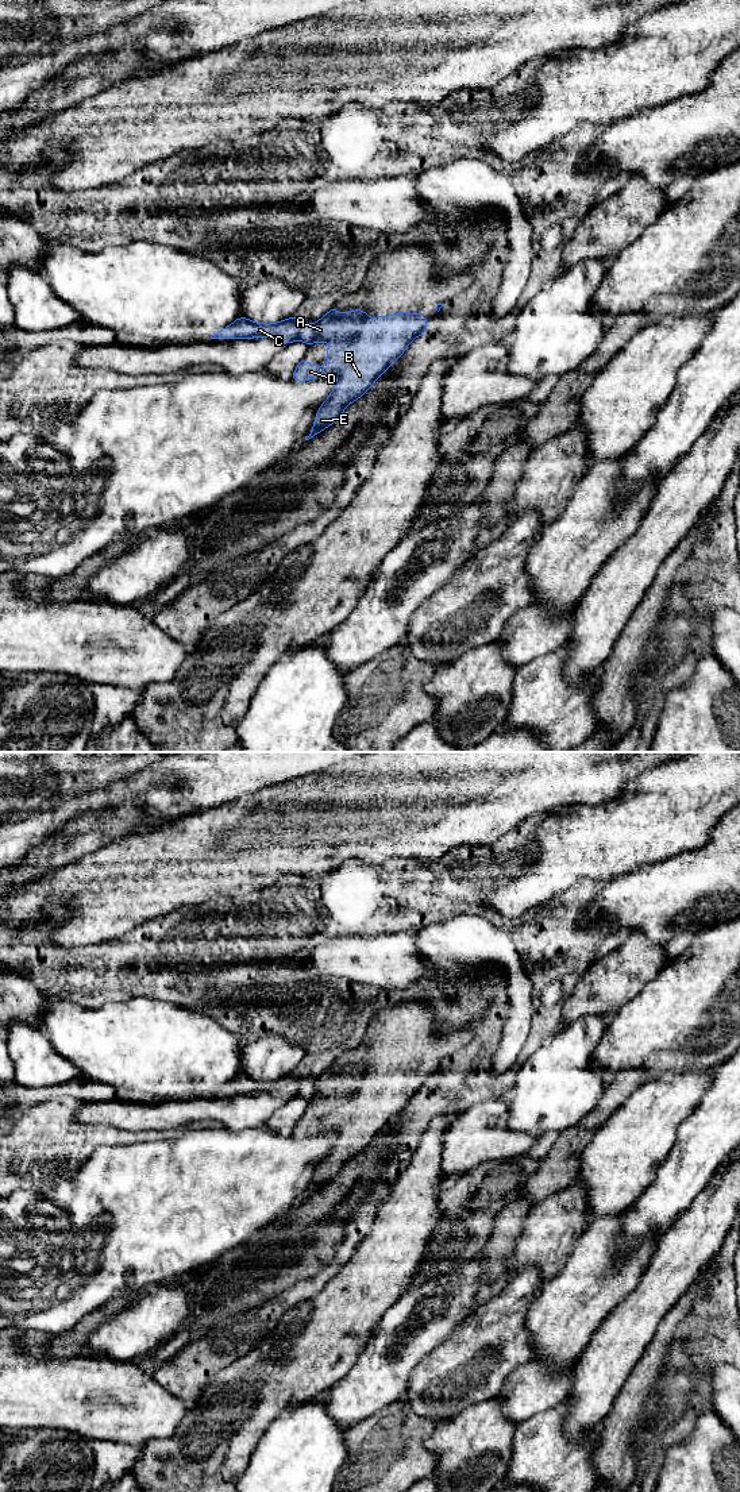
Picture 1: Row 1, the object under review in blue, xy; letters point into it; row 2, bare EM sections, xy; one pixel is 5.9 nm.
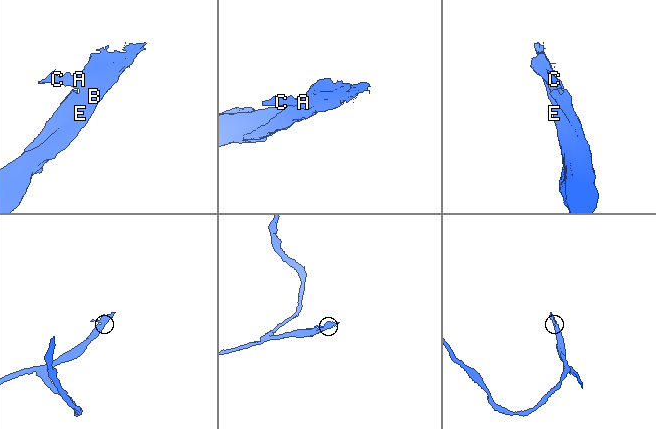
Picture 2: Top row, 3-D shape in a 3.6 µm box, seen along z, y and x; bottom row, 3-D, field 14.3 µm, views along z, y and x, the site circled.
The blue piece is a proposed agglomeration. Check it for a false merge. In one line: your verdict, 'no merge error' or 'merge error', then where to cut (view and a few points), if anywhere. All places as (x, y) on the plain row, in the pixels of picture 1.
no merge error | no cut

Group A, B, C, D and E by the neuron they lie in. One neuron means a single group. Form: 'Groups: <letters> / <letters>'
Groups: A B C D E

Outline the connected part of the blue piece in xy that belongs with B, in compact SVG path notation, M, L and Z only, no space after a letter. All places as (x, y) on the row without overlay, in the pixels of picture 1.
M336 1063L313 1082L294 1072L275 1080L254 1079L243 1072L223 1084L211 1095L253 1095L269 1092L282 1095L285 1102L301 1096L331 1098L325 1107L329 1119L309 1122L307 1113L297 1121L293 1137L304 1138L324 1129L338 1131L329 1153L315 1173L313 1184L305 1196L334 1180L346 1163L361 1154L385 1126L402 1111L409 1099L425 1091L427 1077L423 1069L394 1069L370 1075L363 1065L338 1069Z

